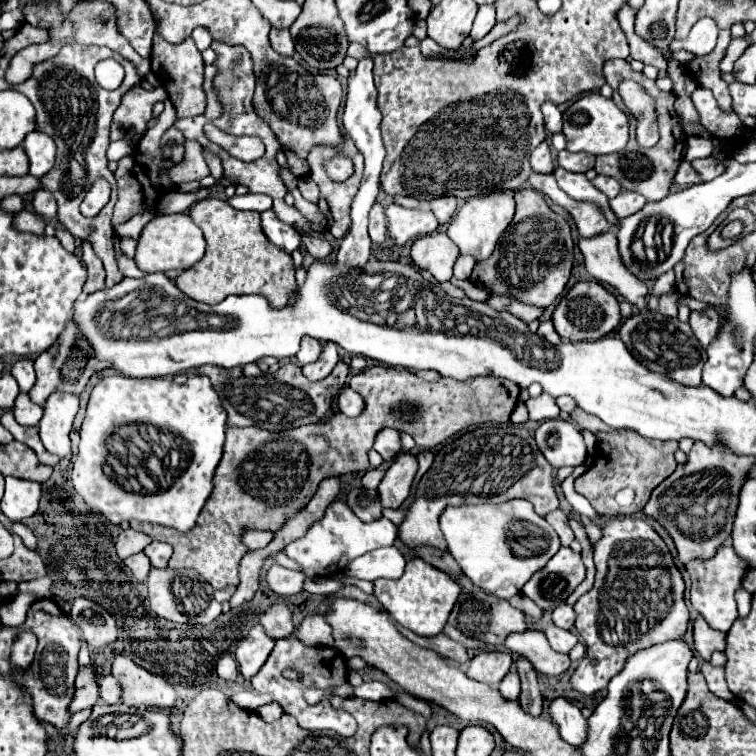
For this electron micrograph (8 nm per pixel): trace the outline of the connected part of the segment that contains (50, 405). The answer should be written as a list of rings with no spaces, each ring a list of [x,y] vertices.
[[[54,392],[52,396],[48,396],[38,428],[42,444],[50,454],[56,454],[58,458],[68,458],[72,454],[68,434],[72,430],[72,420],[76,412],[78,396],[64,392]]]

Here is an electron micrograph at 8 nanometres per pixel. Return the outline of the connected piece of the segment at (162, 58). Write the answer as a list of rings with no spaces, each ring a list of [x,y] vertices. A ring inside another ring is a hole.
[[[154,34],[154,46],[152,46],[152,72],[158,76],[158,80],[166,86],[168,96],[176,108],[176,118],[188,118],[198,116],[204,112],[206,98],[202,90],[202,72],[204,62],[202,54],[196,48],[192,37],[188,37],[180,44],[168,44],[164,38]]]

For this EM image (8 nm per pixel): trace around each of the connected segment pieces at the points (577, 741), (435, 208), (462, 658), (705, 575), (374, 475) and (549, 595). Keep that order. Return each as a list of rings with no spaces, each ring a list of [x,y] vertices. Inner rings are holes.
[[[554,698],[548,706],[550,718],[558,724],[560,736],[572,744],[580,746],[586,738],[586,718],[580,714],[580,708],[566,698]]]
[[[444,196],[444,198],[436,198],[430,202],[430,208],[434,212],[434,216],[438,218],[440,224],[448,224],[452,220],[452,216],[458,210],[458,202],[452,196]]]
[[[396,624],[396,626],[398,626],[398,632],[404,634],[404,638],[408,638],[410,642],[414,642],[416,646],[430,648],[430,650],[438,652],[440,656],[452,658],[452,660],[456,660],[456,662],[466,662],[466,660],[468,660],[468,650],[466,650],[462,644],[450,640],[450,638],[444,636],[444,634],[438,634],[438,636],[418,636],[418,634],[414,634],[412,630],[402,628],[400,624]]]
[[[720,546],[716,550],[716,556],[708,558],[708,560],[690,560],[686,564],[686,572],[690,576],[690,602],[692,608],[704,616],[704,620],[720,630],[720,632],[728,632],[732,622],[738,618],[736,612],[736,600],[734,594],[742,588],[742,578],[746,574],[746,564],[736,556],[734,548],[728,546]]]
[[[368,470],[364,476],[362,476],[362,486],[364,488],[368,488],[368,490],[374,490],[378,484],[380,484],[380,480],[382,480],[382,476],[384,476],[384,470]]]
[[[562,546],[550,558],[550,562],[540,572],[536,572],[528,584],[524,584],[522,592],[542,610],[550,610],[562,604],[584,580],[584,576],[586,568],[580,554]]]

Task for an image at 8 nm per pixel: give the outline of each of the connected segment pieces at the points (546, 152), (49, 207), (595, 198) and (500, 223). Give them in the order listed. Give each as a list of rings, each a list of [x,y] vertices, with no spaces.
[[[542,142],[530,156],[530,164],[534,172],[540,174],[548,174],[554,170],[554,160],[552,160],[552,152],[550,152],[550,144]]]
[[[38,190],[38,192],[34,192],[34,196],[32,196],[32,210],[34,210],[36,214],[40,214],[42,218],[50,220],[50,218],[56,216],[56,200],[52,198],[50,192]]]
[[[556,166],[554,176],[556,176],[558,186],[560,186],[568,196],[572,196],[572,198],[576,198],[576,200],[586,200],[586,202],[598,204],[598,206],[604,210],[606,218],[612,222],[612,226],[616,224],[618,218],[616,218],[616,216],[612,214],[612,210],[608,208],[608,198],[606,198],[604,194],[600,194],[600,192],[590,184],[590,180],[588,180],[584,174],[572,174],[572,172]]]
[[[496,190],[488,196],[468,198],[464,202],[464,206],[458,210],[458,214],[454,216],[454,220],[450,222],[446,234],[458,246],[460,254],[468,254],[476,262],[480,262],[480,260],[486,260],[492,254],[500,234],[512,222],[512,216],[514,216],[514,196],[510,192]]]

